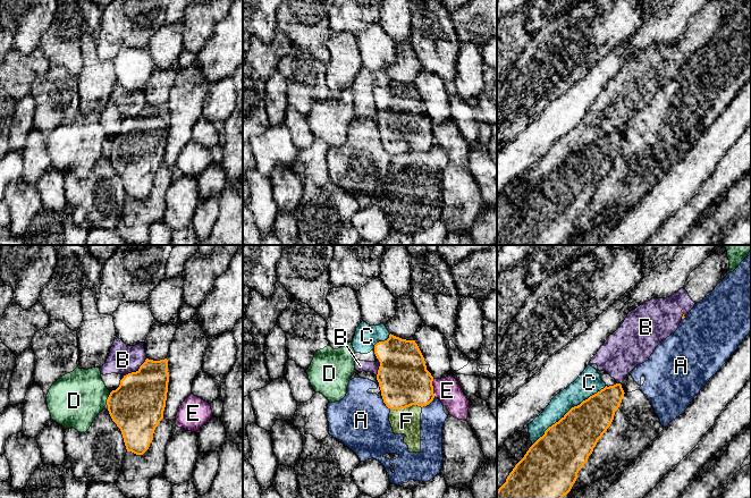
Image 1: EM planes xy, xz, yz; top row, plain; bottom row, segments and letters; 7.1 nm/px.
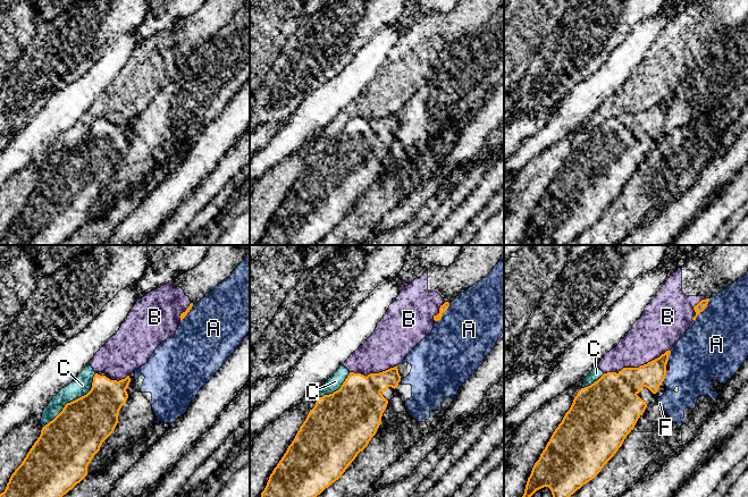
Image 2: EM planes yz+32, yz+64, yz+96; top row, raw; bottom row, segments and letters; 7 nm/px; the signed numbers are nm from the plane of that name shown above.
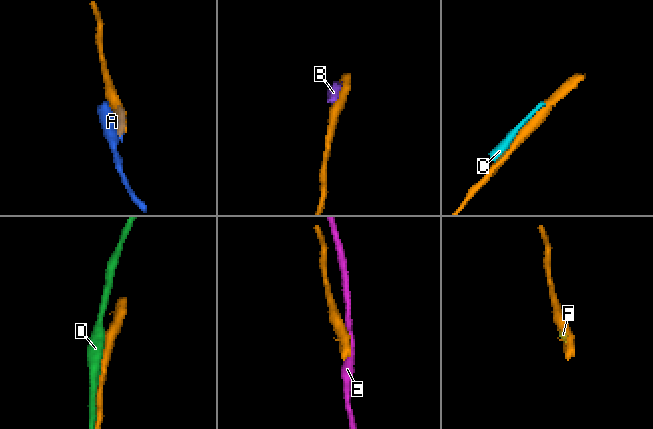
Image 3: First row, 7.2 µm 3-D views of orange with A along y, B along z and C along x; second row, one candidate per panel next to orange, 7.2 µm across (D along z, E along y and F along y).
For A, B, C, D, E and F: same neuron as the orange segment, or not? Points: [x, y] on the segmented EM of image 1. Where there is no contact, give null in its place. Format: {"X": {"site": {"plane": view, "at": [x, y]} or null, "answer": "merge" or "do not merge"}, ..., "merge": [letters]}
{"A": {"site": {"plane": "xz", "at": [428, 404]}, "answer": "do not merge"}, "B": {"site": {"plane": "xy", "at": [136, 371]}, "answer": "do not merge"}, "C": {"site": {"plane": "yz", "at": [570, 410]}, "answer": "do not merge"}, "D": {"site": {"plane": "xy", "at": [108, 398]}, "answer": "do not merge"}, "E": {"site": {"plane": "xz", "at": [432, 388]}, "answer": "do not merge"}, "F": {"site": {"plane": "xz", "at": [405, 407]}, "answer": "do not merge"}, "merge": []}

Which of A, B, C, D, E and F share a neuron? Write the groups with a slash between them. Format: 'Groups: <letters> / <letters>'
Groups: A / B C / D / E / F

